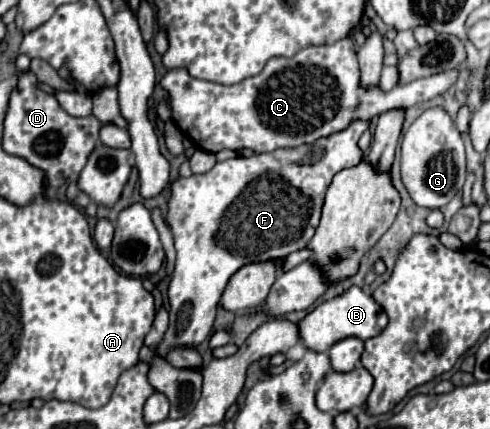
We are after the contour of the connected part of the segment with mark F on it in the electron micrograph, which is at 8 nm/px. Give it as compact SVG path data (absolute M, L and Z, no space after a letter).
M355 120L351 128L325 136L313 144L303 144L297 148L277 148L273 152L237 156L233 160L217 162L205 174L191 174L189 178L179 176L169 184L167 198L167 226L175 240L177 262L169 282L169 328L163 342L155 348L161 356L173 346L197 346L201 344L213 328L215 310L219 298L229 282L229 278L245 264L285 260L291 252L309 246L315 228L319 226L321 208L325 202L325 192L339 170L353 168L363 162L363 152L357 142L359 136L369 128L367 122Z

